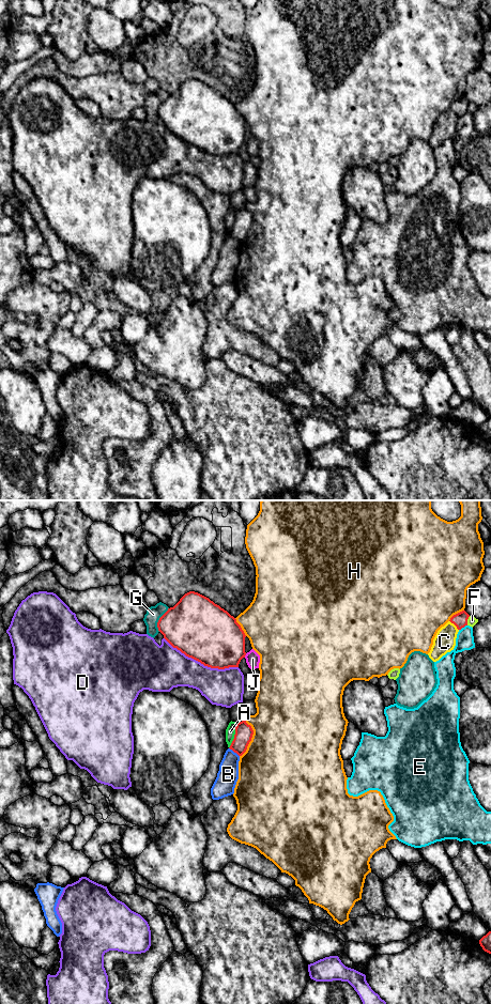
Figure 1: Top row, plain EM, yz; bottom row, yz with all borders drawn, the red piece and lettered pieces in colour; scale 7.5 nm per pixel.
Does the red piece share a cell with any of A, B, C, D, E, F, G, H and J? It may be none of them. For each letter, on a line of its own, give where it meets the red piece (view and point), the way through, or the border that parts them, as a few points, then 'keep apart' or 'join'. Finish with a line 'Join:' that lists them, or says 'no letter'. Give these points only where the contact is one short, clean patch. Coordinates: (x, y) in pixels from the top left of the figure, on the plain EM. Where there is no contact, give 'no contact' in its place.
A: contact yz (234, 222); keep apart
B: contact yz (234, 238); border yz (229, 234), (239, 243); keep apart
C: contact yz (455, 111); border yz (449, 107), (458, 117); keep apart
D: contact yz (201, 150); keep apart
E: contact yz (462, 113); keep apart
F: contact yz (466, 107); keep apart
G: contact yz (159, 106); keep apart
H: contact yz (251, 224); keep apart
J: contact yz (245, 141); keep apart
Join: no letter

